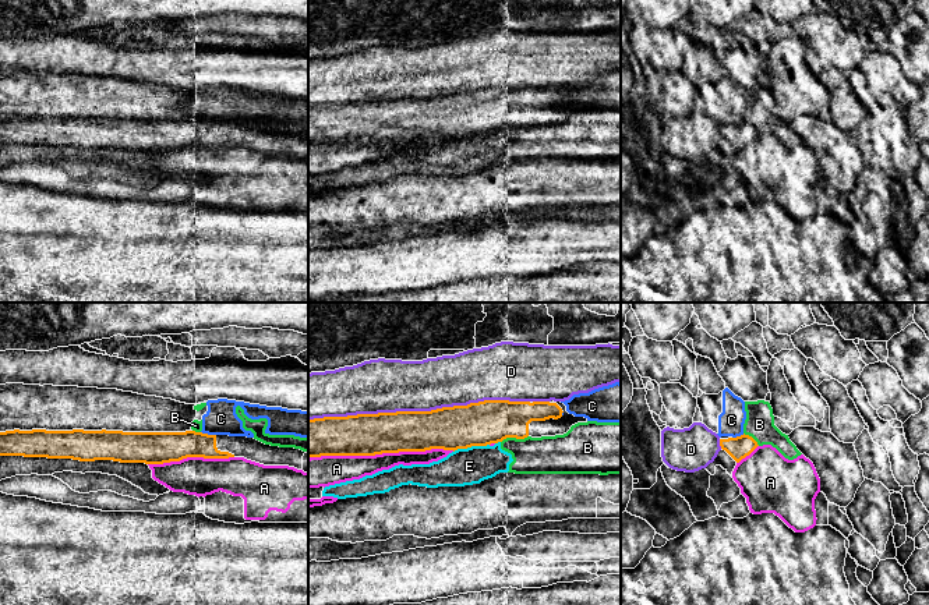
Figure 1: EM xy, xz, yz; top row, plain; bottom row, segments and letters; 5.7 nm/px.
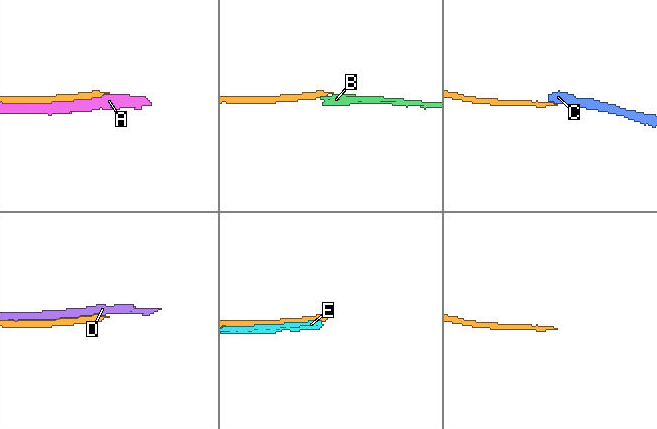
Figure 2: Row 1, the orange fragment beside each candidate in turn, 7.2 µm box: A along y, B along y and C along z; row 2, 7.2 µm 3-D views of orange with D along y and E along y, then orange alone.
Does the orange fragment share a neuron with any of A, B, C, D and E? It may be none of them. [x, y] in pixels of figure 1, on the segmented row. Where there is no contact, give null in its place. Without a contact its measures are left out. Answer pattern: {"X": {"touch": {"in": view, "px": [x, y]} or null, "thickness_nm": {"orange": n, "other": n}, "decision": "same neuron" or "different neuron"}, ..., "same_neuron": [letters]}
{"A": {"touch": {"in": "xz", "px": [381, 453]}, "thickness_nm": {"orange": 240, "other": 160}, "decision": "different neuron"}, "B": {"touch": {"in": "xz", "px": [514, 437]}, "thickness_nm": {"orange": 260, "other": 220}, "decision": "different neuron"}, "C": {"touch": {"in": "xy", "px": [207, 434]}, "thickness_nm": {"orange": 180, "other": 190}, "decision": "different neuron"}, "D": {"touch": {"in": "xz", "px": [419, 411]}, "thickness_nm": {"orange": 260, "other": 300}, "decision": "different neuron"}, "E": {"touch": {"in": "xz", "px": [470, 446]}, "thickness_nm": {"orange": 260, "other": 220}, "decision": "different neuron"}, "same_neuron": []}

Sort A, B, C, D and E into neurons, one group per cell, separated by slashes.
A / B E / C / D

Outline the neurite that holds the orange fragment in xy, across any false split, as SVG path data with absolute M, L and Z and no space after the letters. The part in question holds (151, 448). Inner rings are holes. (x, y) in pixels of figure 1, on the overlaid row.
M6 431L0 432L0 456L113 460L163 464L187 457L244 457L264 466L289 466L308 473L308 453L265 445L254 438L186 432L123 431Z

